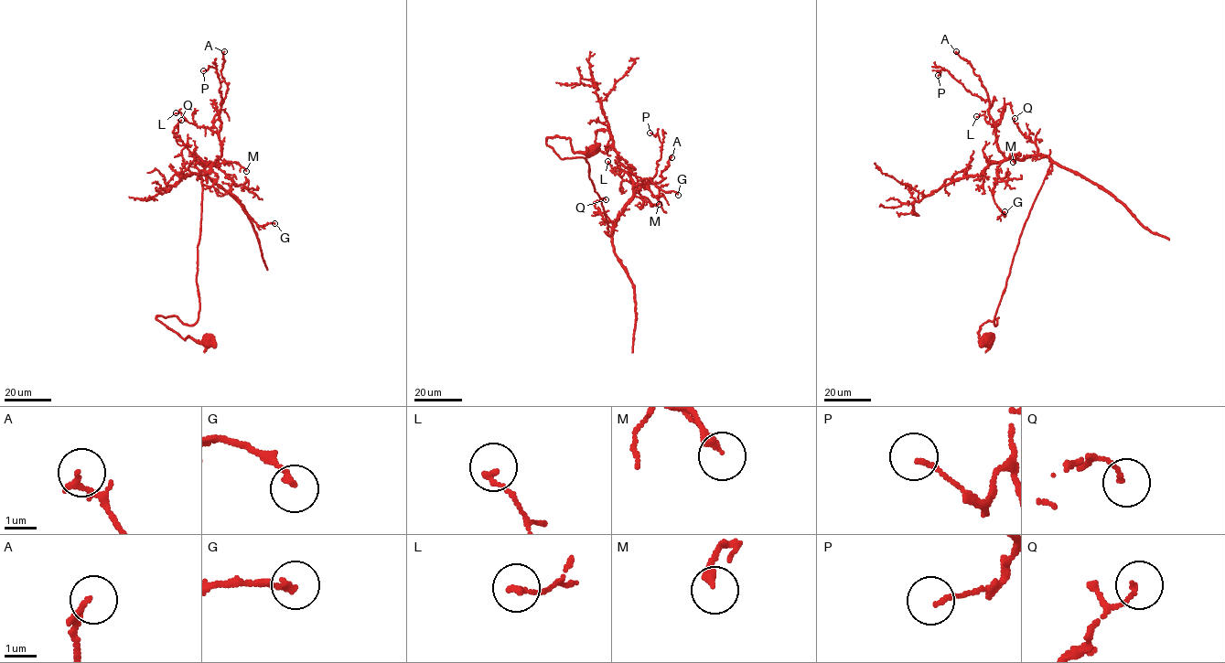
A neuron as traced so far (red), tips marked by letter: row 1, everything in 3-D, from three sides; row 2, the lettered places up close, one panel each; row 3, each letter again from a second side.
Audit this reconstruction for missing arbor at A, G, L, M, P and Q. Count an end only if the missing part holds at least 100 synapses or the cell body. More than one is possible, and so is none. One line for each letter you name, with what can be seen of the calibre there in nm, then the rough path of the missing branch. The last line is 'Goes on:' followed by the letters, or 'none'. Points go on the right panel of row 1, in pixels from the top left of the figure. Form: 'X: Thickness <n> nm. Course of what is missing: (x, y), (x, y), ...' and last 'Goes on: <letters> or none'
Goes on: none

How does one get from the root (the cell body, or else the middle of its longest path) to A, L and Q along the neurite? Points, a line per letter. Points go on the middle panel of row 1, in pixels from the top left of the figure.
A: (592, 150), (547, 138), (562, 159), (585, 159), (608, 235), (671, 157)
L: (592, 150), (547, 138), (562, 159), (585, 159), (610, 235), (643, 187), (607, 161)
Q: (592, 150), (547, 138), (562, 159), (585, 159), (610, 235), (614, 223), (595, 206), (606, 199)

